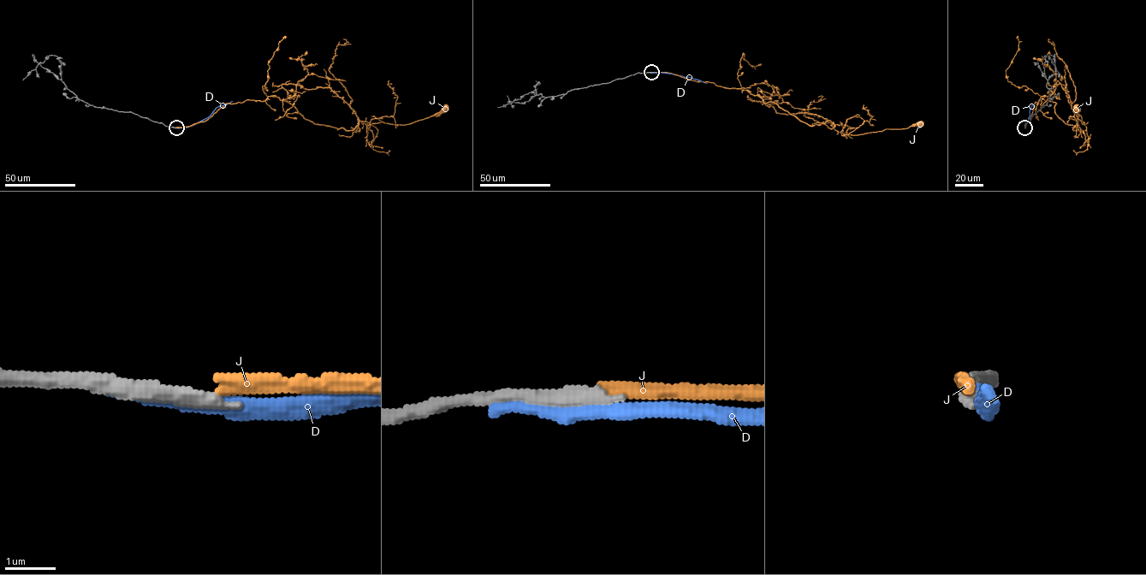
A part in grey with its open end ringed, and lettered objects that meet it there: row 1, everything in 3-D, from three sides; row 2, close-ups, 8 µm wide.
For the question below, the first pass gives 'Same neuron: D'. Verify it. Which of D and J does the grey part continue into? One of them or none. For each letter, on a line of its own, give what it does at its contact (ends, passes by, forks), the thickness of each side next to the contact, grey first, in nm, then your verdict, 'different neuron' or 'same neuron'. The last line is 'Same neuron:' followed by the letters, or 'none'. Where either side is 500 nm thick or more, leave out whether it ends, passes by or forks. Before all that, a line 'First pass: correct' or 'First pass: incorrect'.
First pass: incorrect
D: it ends | 280/360 nm | different neuron
J: it ends | 300/240 nm | different neuron
Same neuron: none

